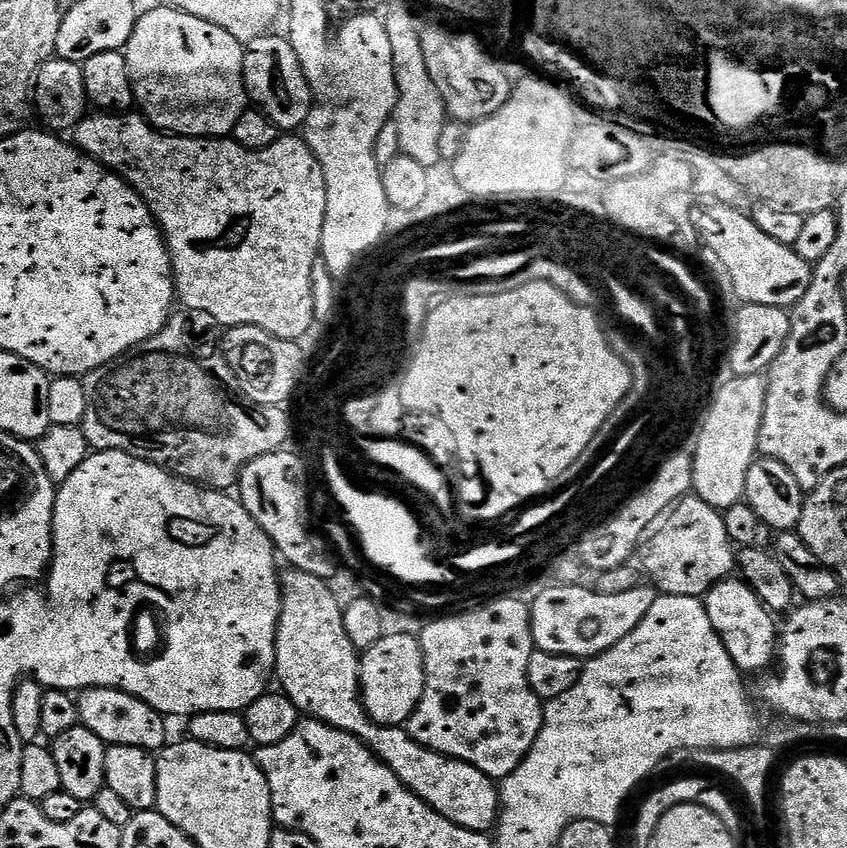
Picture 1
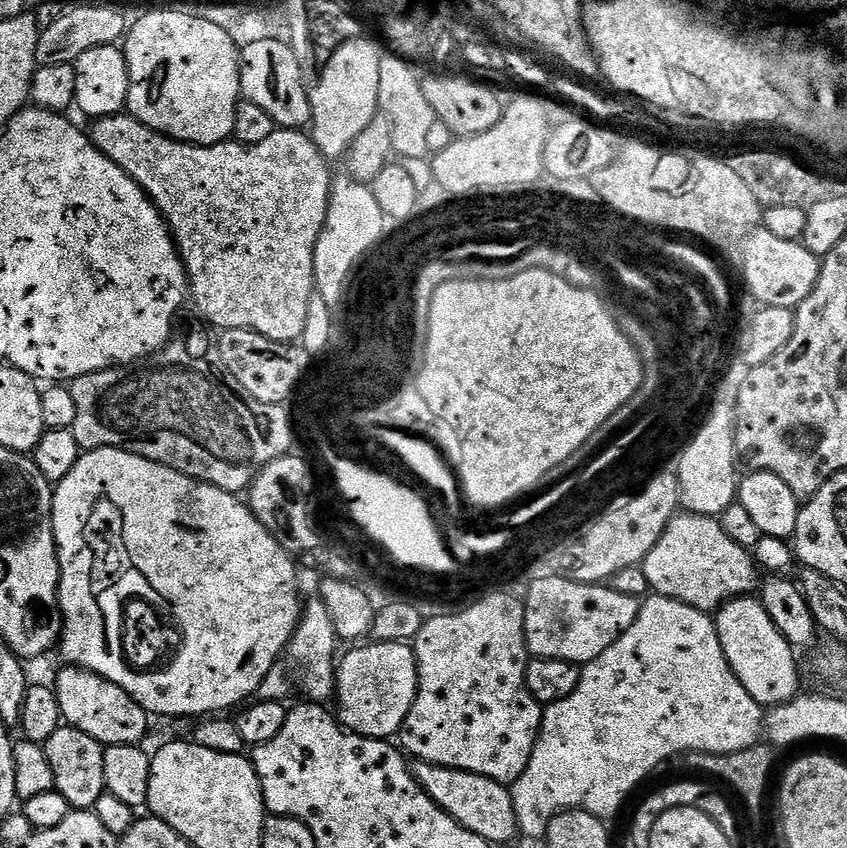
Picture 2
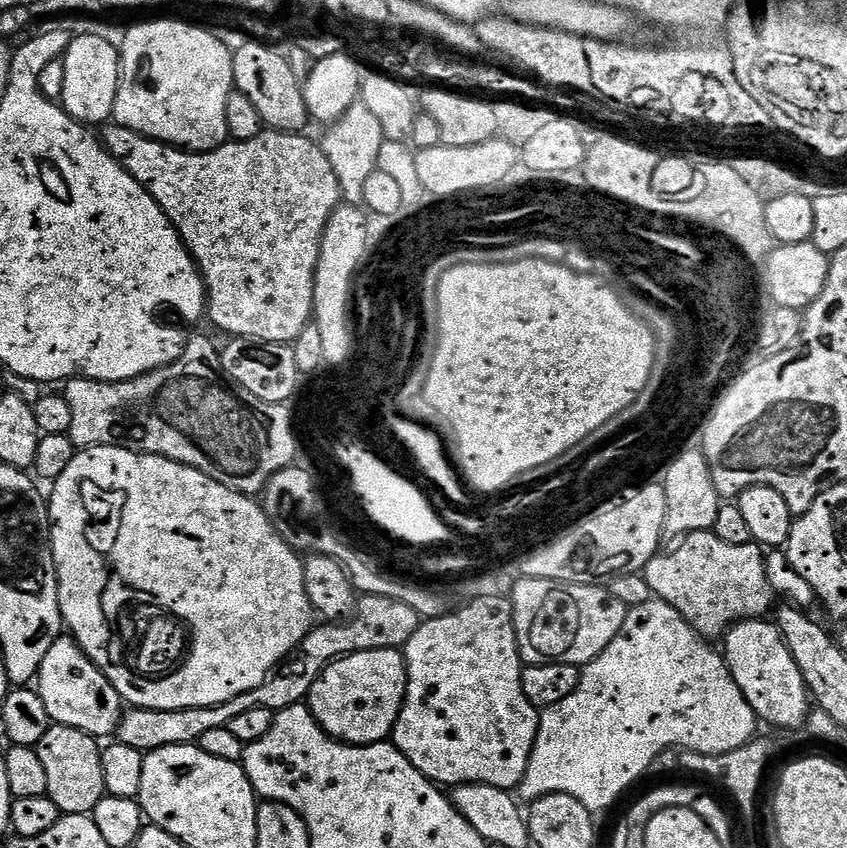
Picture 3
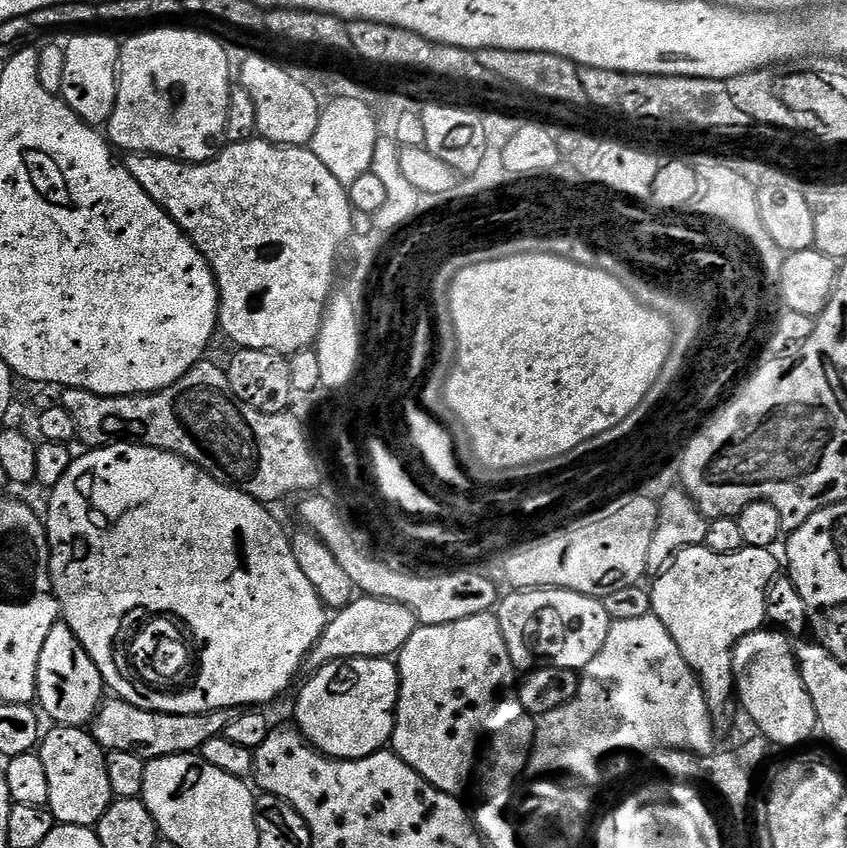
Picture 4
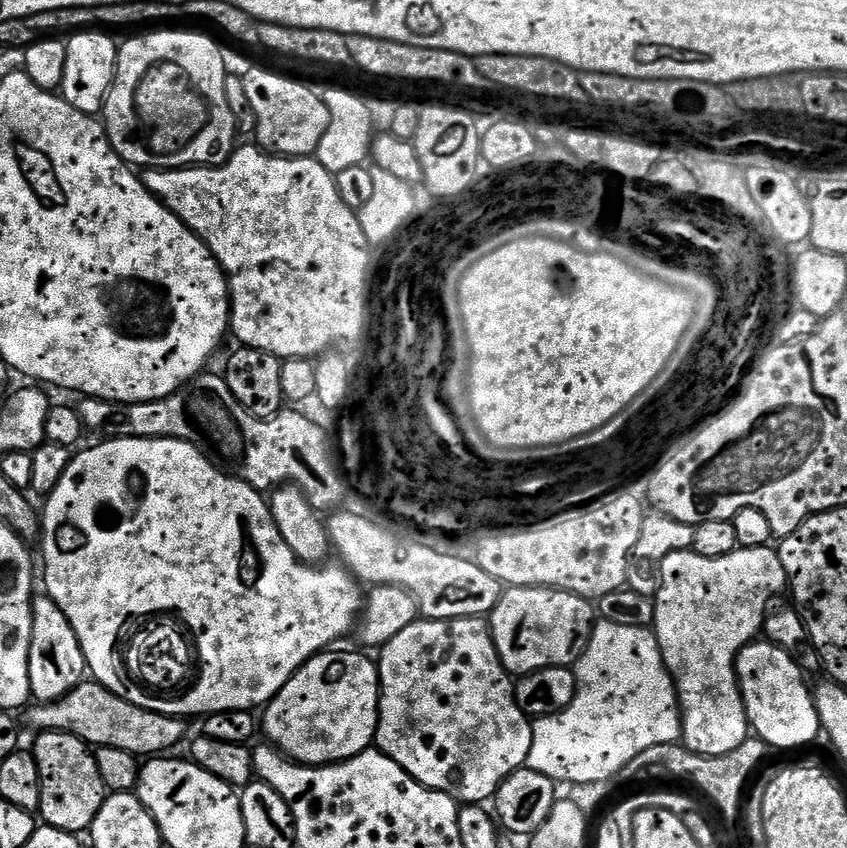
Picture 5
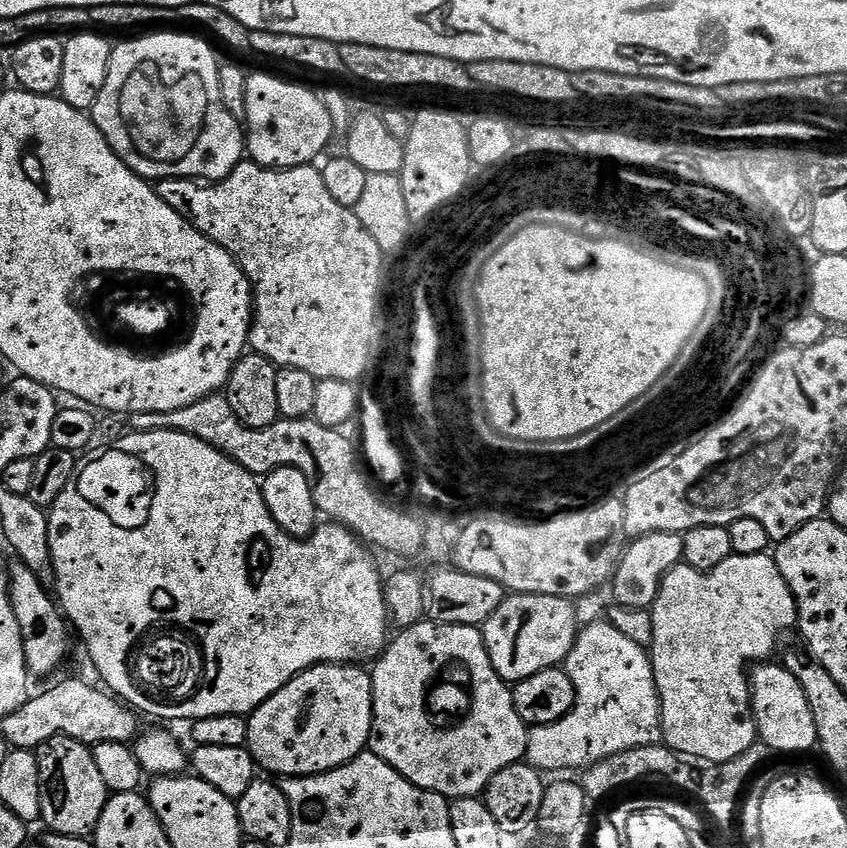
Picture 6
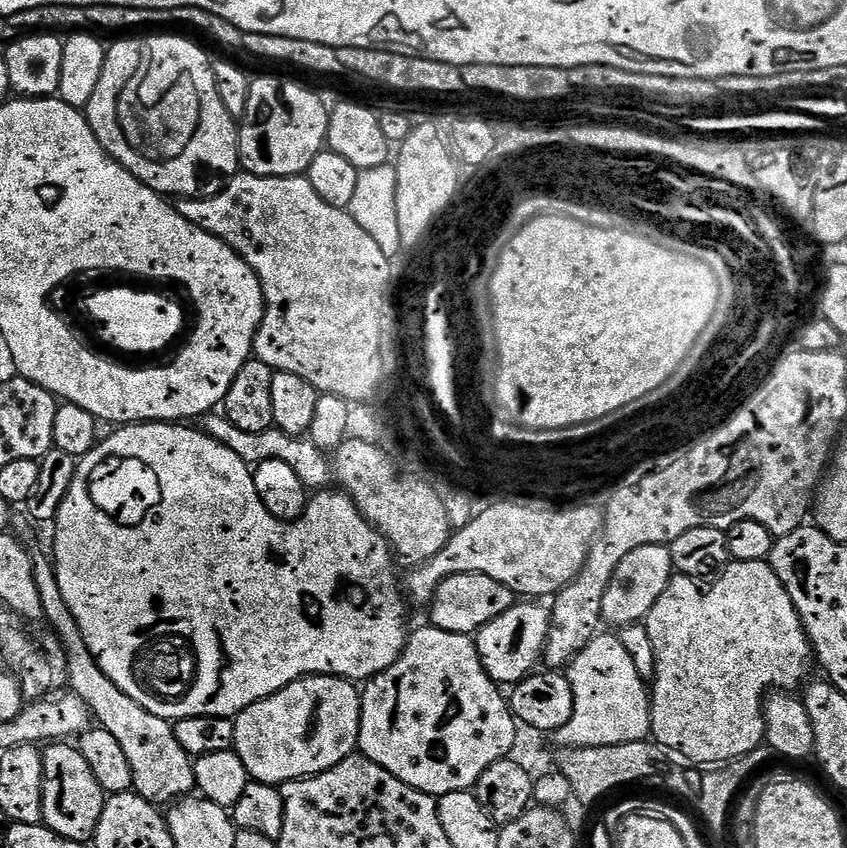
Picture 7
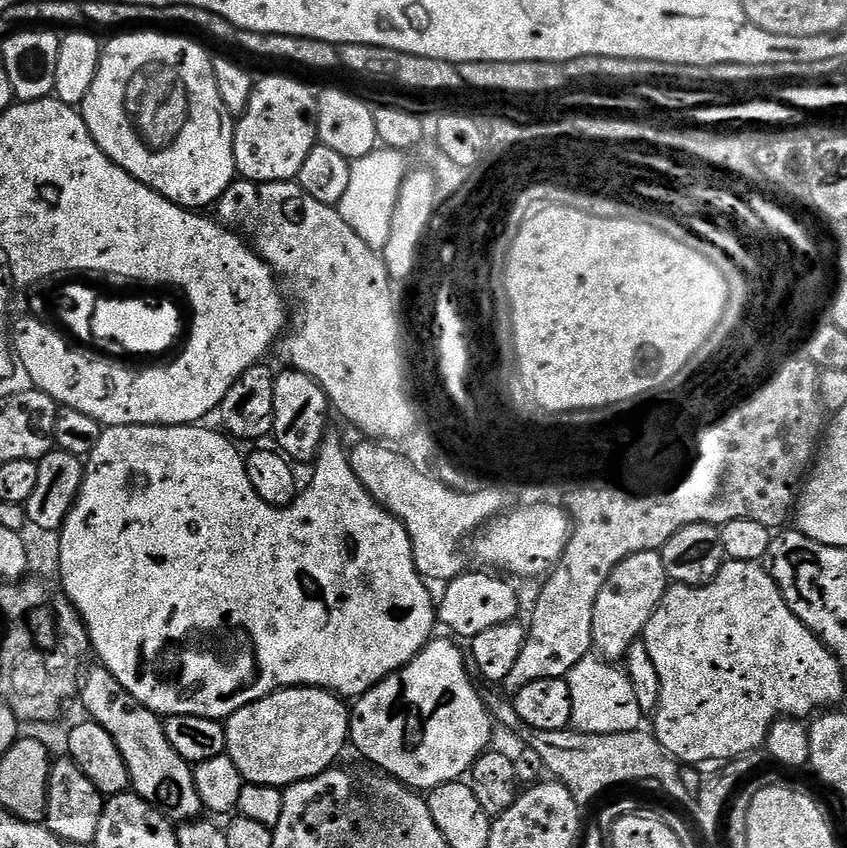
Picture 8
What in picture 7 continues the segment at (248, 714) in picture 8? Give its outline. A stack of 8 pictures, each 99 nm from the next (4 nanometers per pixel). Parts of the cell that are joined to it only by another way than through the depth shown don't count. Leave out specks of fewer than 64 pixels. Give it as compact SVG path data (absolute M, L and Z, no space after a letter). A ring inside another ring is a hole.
M303 676L301 680L295 680L286 685L282 690L246 706L234 718L234 742L232 747L242 758L242 766L246 766L249 777L257 784L271 784L273 786L283 786L292 780L305 780L308 776L317 776L342 762L346 757L353 755L357 751L360 743L360 694L361 689L353 681L343 680L337 676Z

